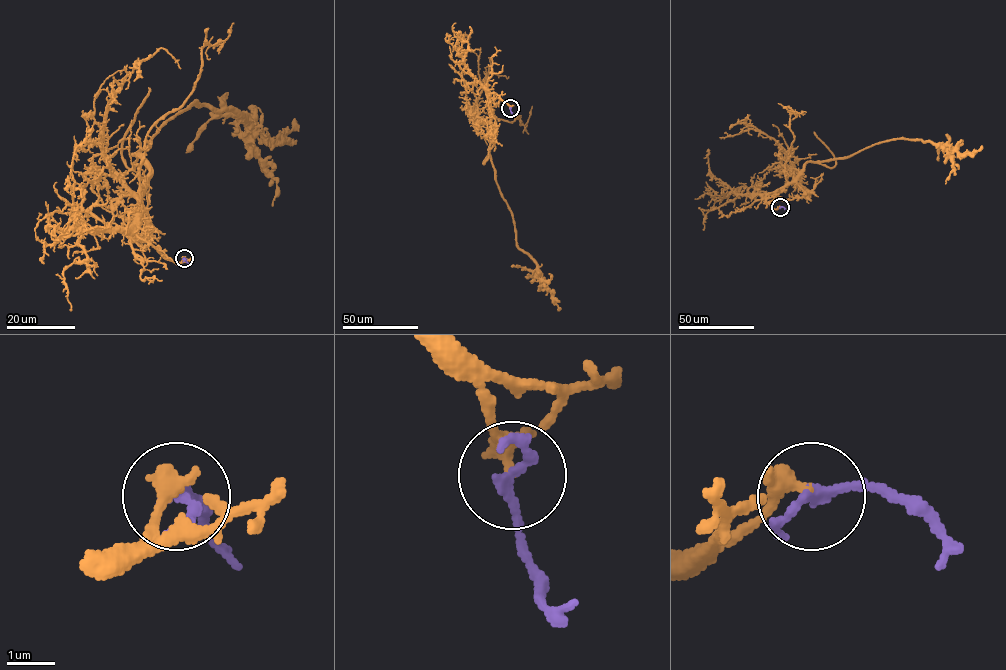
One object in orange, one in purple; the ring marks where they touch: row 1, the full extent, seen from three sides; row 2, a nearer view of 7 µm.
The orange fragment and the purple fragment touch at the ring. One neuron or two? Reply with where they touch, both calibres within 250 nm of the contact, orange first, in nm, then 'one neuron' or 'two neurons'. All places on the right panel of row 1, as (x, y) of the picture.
place (780, 207); calibres 280 and 200 nm; one neuron

